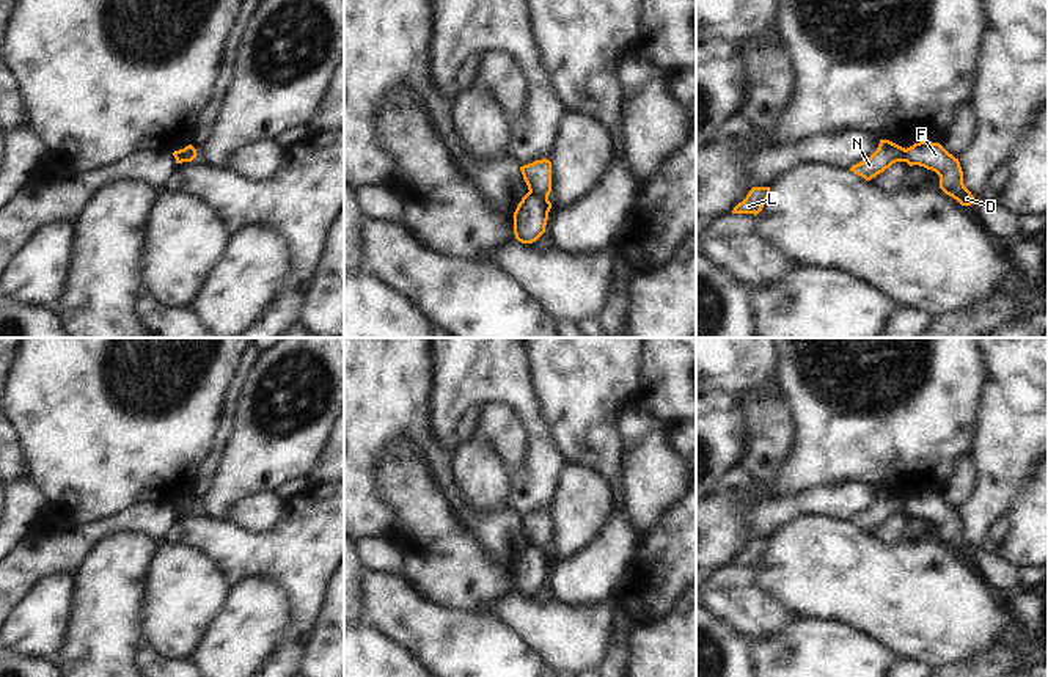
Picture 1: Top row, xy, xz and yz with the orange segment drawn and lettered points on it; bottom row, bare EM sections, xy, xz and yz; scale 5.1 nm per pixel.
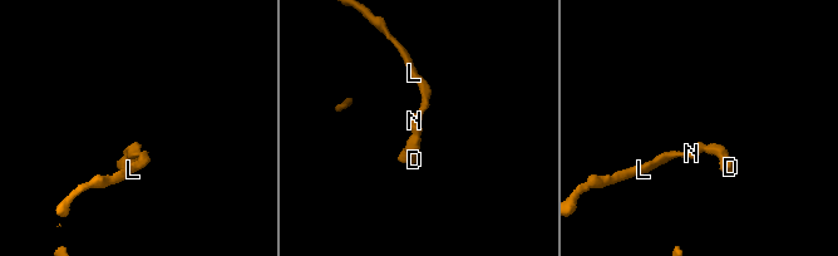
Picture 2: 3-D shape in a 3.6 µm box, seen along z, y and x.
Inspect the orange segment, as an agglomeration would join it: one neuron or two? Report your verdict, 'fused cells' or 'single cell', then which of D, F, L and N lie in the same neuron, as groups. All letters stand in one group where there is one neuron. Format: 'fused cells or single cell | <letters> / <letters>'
fused cells | D F / L N

